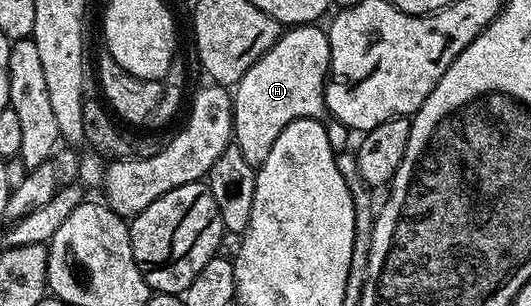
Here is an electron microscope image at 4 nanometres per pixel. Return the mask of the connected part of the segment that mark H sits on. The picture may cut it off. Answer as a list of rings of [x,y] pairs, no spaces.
[[[318,24],[289,27],[289,29],[282,33],[276,40],[276,44],[272,48],[268,48],[268,52],[264,52],[264,56],[260,56],[260,60],[256,60],[256,64],[252,64],[248,68],[248,72],[244,72],[242,79],[233,87],[234,132],[232,135],[232,142],[233,145],[240,148],[240,152],[244,152],[244,160],[248,160],[248,164],[252,164],[256,168],[261,166],[264,160],[268,160],[268,152],[272,152],[272,144],[276,144],[276,136],[280,136],[280,132],[284,132],[284,128],[288,128],[288,124],[292,124],[292,120],[300,120],[301,118],[321,119],[323,115],[327,113],[326,80],[330,77],[330,36],[323,27],[322,30],[320,27],[321,25]]]

